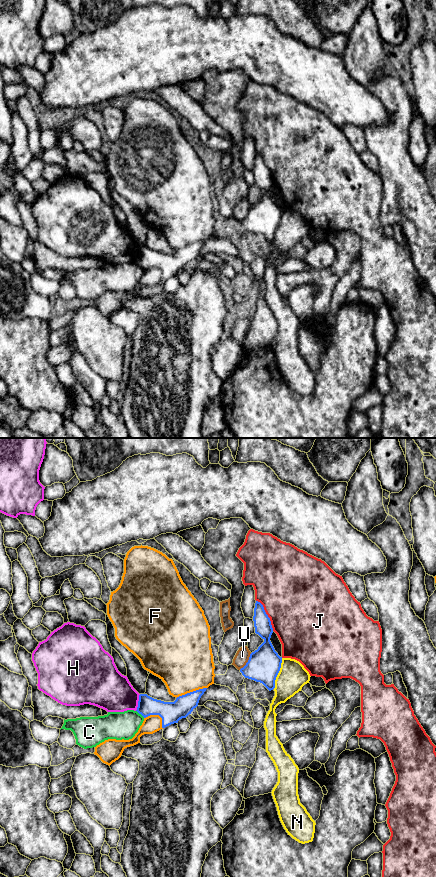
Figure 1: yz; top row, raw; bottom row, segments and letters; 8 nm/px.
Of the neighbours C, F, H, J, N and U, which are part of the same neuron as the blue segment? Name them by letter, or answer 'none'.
none

